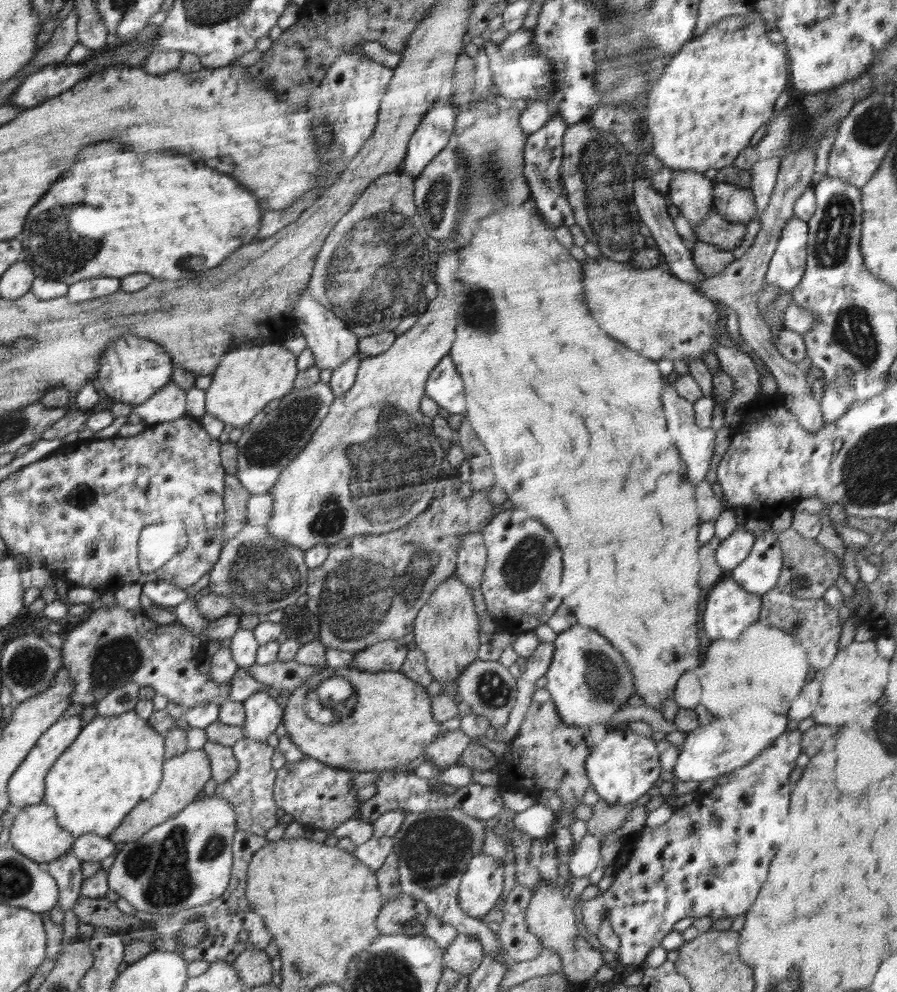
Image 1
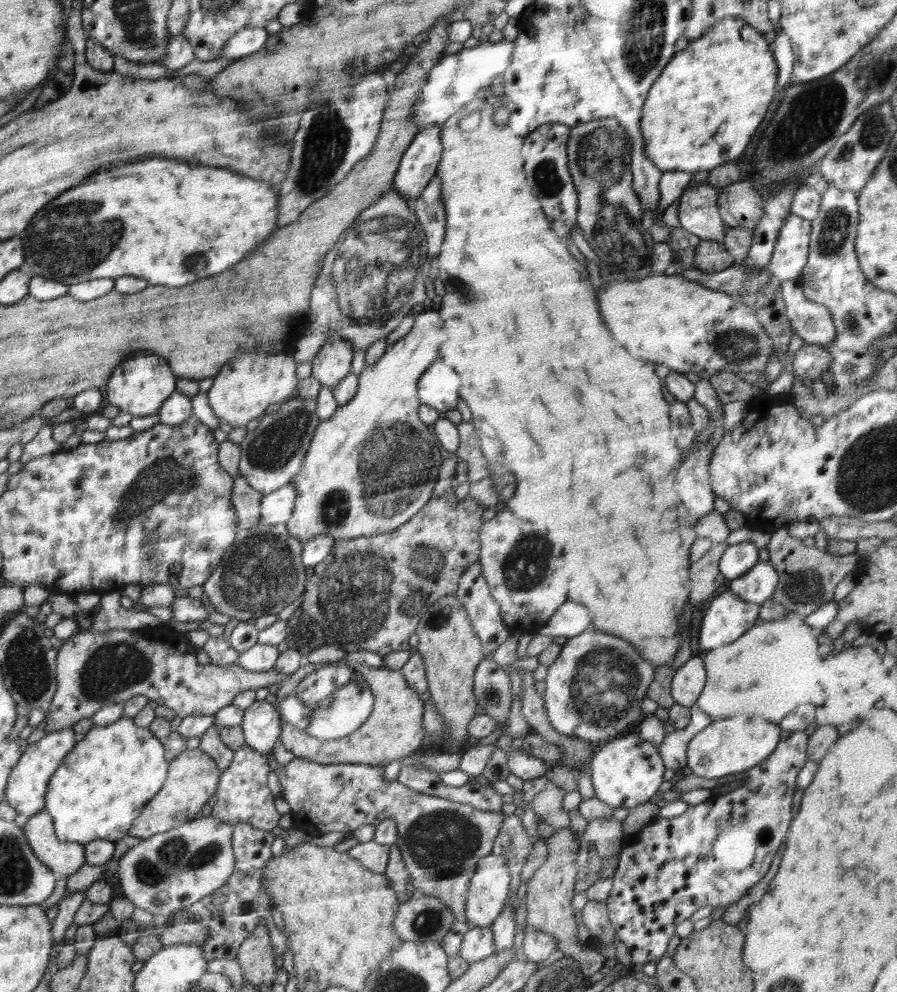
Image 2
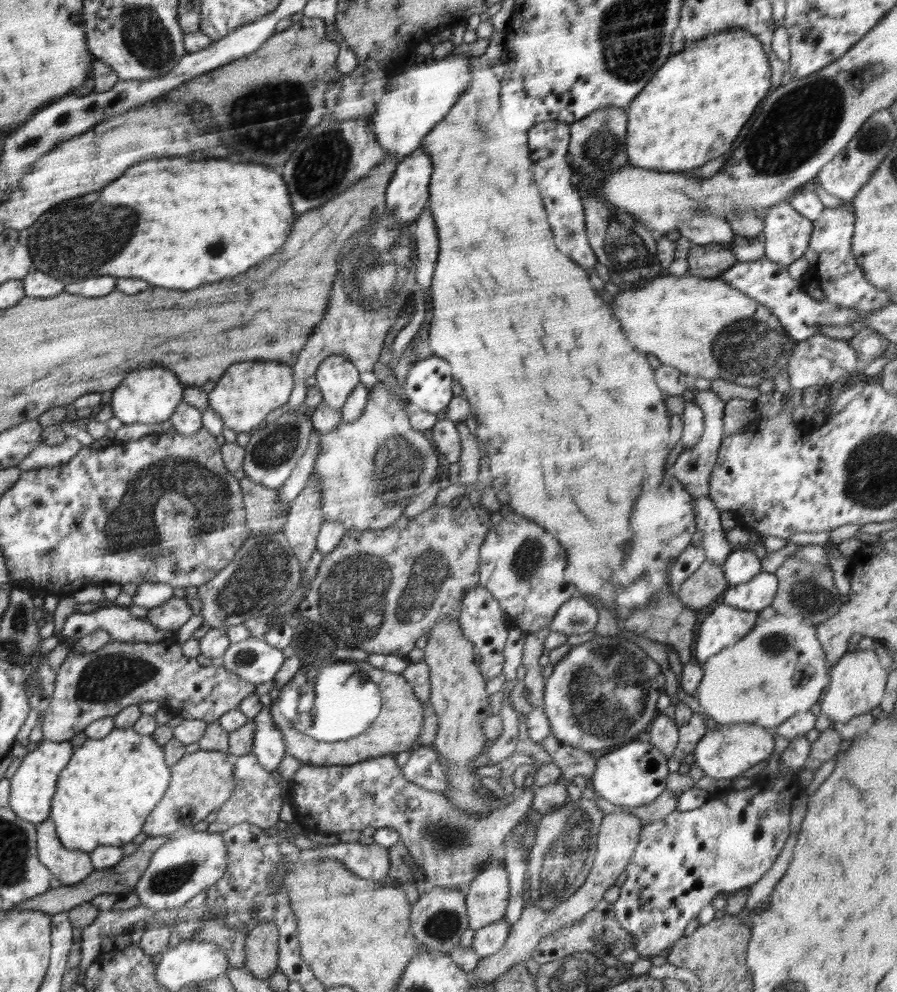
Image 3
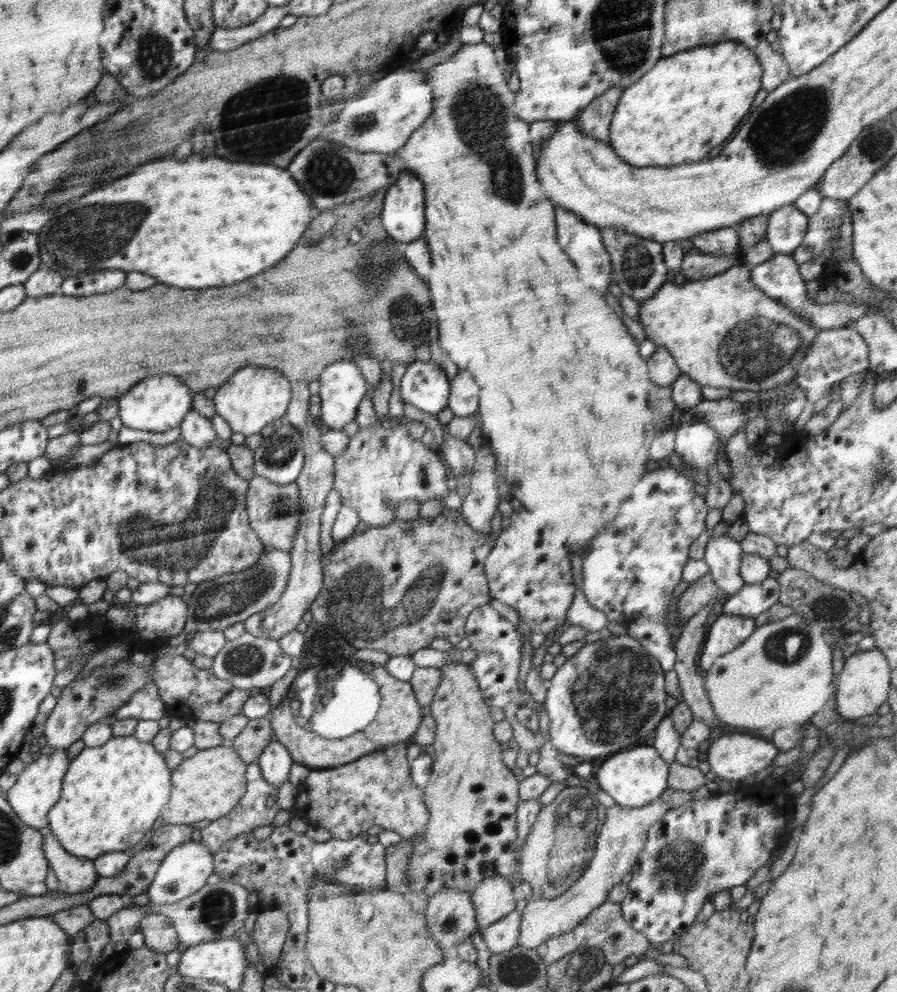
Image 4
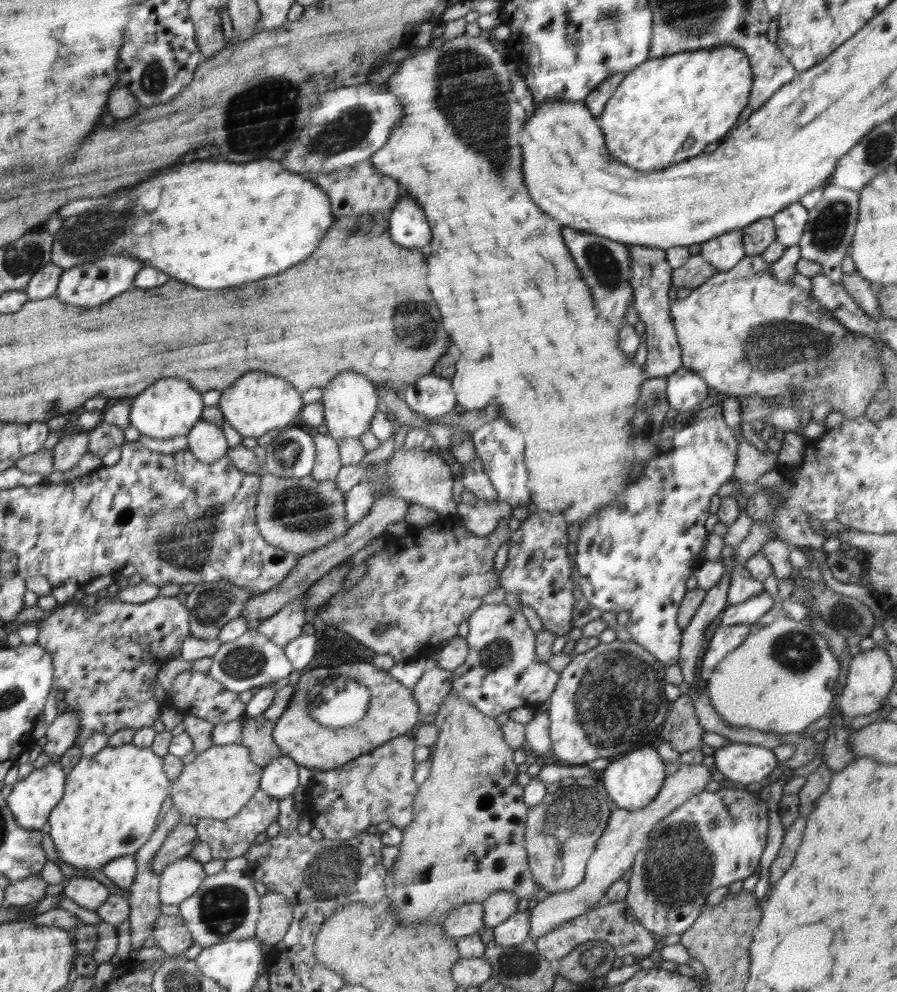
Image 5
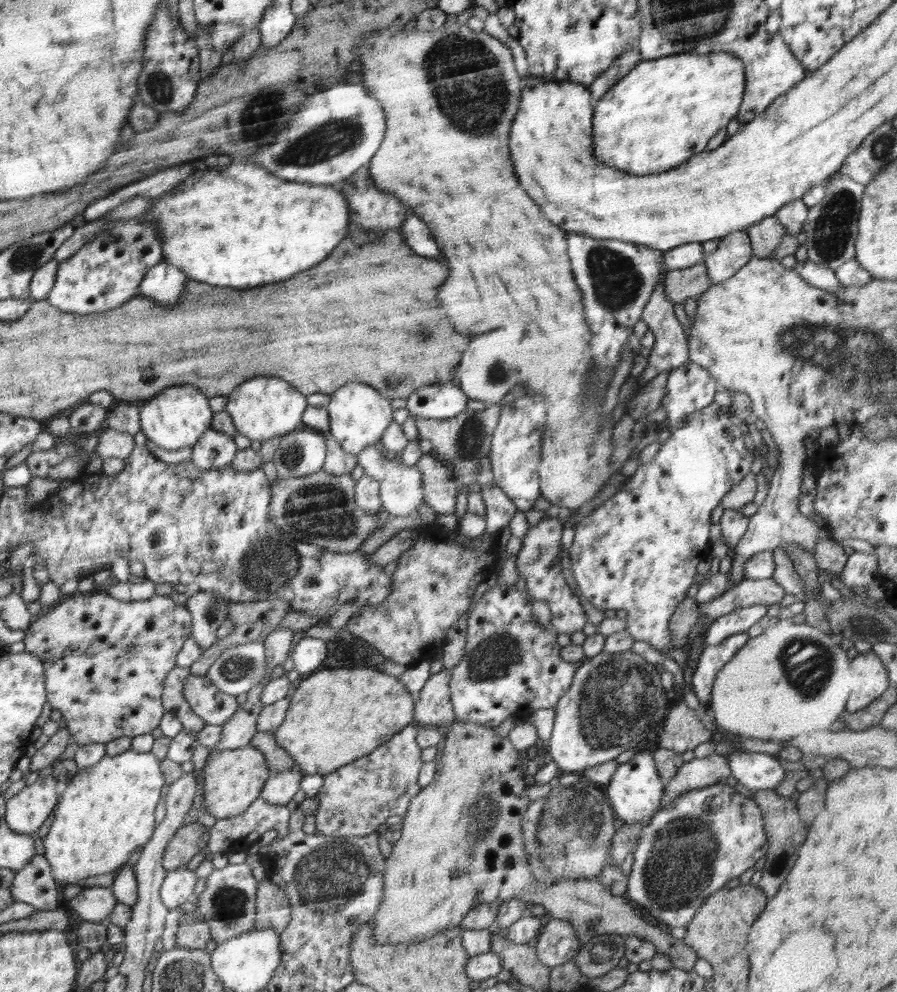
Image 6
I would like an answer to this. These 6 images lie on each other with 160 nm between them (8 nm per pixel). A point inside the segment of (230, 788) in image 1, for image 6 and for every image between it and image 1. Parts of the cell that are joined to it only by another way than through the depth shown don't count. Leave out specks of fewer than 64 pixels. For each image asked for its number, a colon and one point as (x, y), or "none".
2: (243, 796)
3: (256, 798)
4: (258, 806)
5: (229, 838)
6: (237, 834)

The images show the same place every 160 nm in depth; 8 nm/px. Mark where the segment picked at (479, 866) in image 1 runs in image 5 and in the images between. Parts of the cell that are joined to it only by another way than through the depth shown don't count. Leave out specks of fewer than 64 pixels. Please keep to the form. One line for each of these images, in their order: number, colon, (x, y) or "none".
2: (489, 888)
3: (487, 897)
4: (494, 898)
5: (499, 906)

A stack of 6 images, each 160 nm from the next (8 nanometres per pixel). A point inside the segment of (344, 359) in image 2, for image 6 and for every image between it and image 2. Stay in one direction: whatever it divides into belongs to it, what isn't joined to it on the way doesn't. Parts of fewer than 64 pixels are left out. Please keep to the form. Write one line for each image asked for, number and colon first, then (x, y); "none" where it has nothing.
3: (336, 376)
4: (342, 385)
5: (349, 401)
6: (358, 414)

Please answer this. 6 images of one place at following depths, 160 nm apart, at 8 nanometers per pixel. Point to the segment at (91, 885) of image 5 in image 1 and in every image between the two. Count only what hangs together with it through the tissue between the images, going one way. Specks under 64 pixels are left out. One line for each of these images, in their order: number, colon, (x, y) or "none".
1: (35, 832)
2: (63, 858)
3: (70, 866)
4: (75, 875)

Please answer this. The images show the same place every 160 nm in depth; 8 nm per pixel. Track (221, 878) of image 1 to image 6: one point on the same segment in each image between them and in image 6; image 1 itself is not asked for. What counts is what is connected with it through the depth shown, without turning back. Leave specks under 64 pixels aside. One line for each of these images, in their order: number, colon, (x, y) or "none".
2: (165, 874)
3: (186, 865)
4: (184, 871)
5: (178, 881)
6: (178, 885)

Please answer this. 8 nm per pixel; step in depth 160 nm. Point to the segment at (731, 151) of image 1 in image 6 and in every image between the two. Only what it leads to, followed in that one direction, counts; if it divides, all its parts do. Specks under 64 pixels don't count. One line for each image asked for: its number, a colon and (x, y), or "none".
2: (726, 79)
3: (691, 112)
4: (687, 104)
5: (666, 110)
6: (663, 111)

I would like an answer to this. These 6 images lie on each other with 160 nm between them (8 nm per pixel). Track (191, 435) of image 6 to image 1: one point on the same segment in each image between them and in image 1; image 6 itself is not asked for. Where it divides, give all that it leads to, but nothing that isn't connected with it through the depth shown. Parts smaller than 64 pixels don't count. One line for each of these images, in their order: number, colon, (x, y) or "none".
1: (134, 369)
2: (140, 386)
3: (152, 395)
4: (160, 404)
5: (171, 408)

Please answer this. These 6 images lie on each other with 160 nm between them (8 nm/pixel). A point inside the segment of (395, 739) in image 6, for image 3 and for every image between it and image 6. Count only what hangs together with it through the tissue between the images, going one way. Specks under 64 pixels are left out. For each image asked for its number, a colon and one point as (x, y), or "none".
3: (448, 845)
4: (375, 790)
5: (379, 786)

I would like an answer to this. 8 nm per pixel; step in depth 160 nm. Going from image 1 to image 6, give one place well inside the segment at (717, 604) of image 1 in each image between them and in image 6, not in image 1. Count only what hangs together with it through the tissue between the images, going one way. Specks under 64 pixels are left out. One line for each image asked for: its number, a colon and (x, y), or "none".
2: (728, 617)
3: (725, 625)
4: (727, 632)
5: (726, 638)
6: (713, 658)

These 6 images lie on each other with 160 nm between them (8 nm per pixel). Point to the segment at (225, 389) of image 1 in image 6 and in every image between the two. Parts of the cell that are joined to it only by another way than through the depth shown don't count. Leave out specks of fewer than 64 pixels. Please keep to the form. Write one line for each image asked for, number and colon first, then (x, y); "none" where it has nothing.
2: (242, 391)
3: (245, 395)
4: (256, 396)
5: (260, 402)
6: (267, 406)

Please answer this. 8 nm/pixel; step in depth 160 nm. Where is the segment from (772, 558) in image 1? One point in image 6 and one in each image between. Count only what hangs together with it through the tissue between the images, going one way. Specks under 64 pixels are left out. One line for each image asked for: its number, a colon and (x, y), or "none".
2: (757, 586)
3: (758, 593)
4: (753, 599)
5: (748, 612)
6: (738, 621)

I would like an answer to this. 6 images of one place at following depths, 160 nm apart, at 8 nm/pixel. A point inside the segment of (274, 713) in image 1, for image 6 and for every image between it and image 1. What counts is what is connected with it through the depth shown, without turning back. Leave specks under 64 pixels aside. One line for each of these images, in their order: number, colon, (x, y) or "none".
2: (261, 724)
3: (268, 747)
4: (275, 762)
5: (280, 777)
6: (282, 787)

